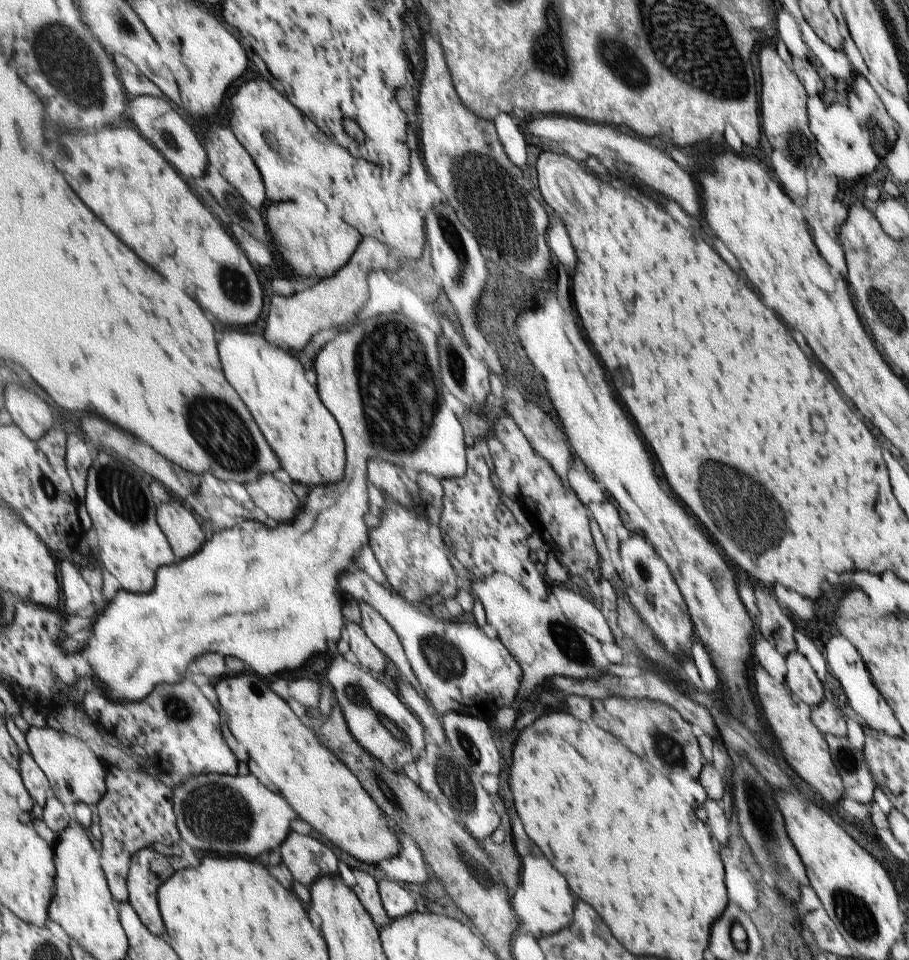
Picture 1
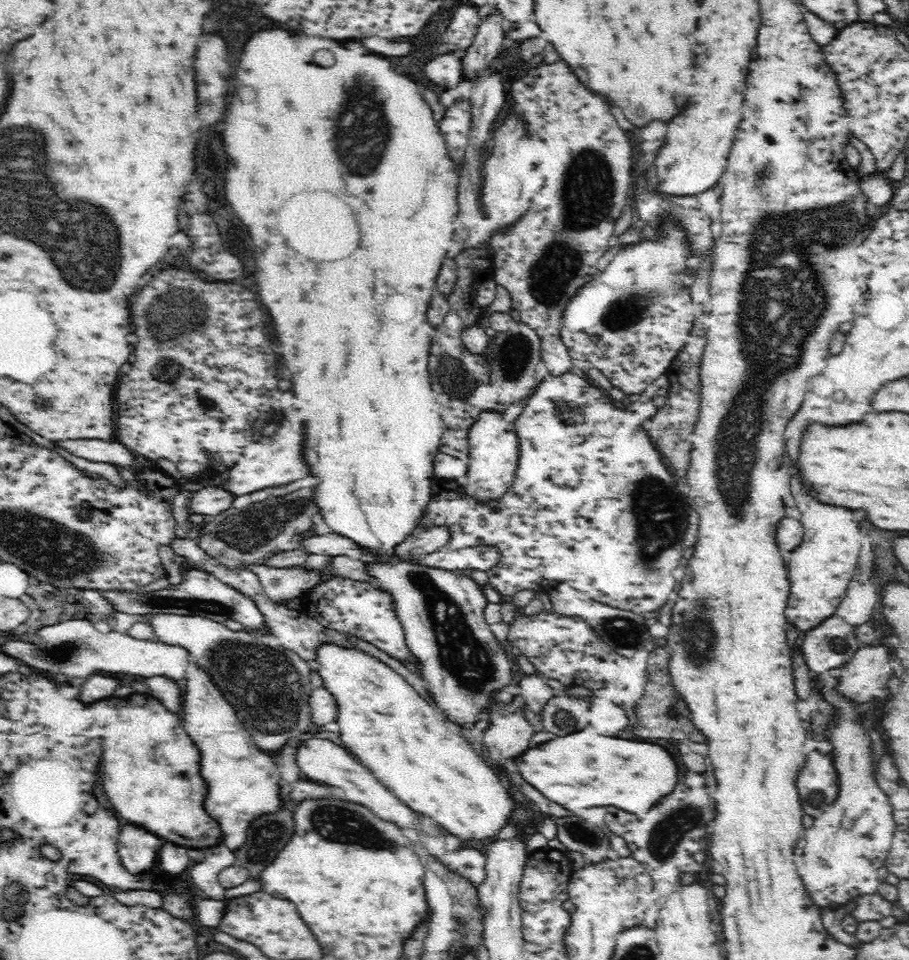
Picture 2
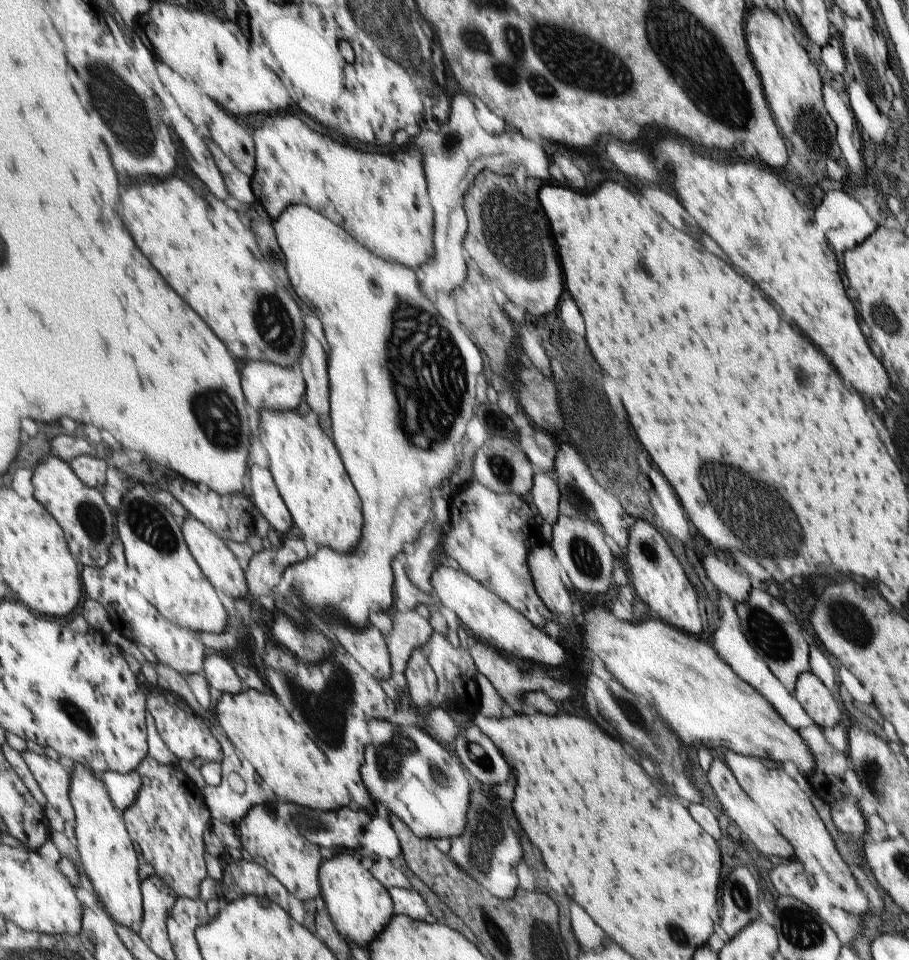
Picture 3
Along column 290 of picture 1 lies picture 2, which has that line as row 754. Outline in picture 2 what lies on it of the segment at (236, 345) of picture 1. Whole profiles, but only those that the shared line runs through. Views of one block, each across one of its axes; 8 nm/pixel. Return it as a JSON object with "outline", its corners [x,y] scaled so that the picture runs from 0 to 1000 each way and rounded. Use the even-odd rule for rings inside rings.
{"outline":[[[354,668],[349,671],[345,677],[345,690],[348,690],[348,702],[354,708],[354,715],[366,725],[371,741],[369,742],[369,752],[372,754],[372,767],[378,775],[378,779],[400,797],[415,811],[419,815],[436,831],[439,831],[447,840],[450,840],[459,847],[473,850],[477,856],[481,856],[495,869],[505,872],[510,878],[517,876],[531,877],[537,872],[542,872],[548,866],[553,864],[558,857],[558,850],[564,841],[561,828],[552,814],[549,813],[546,803],[541,802],[539,798],[535,798],[532,792],[526,788],[519,780],[513,768],[501,759],[497,759],[488,748],[484,747],[483,741],[479,740],[474,732],[460,722],[449,709],[446,708],[441,702],[438,702],[432,696],[429,696],[425,691],[418,689],[416,685],[408,683],[400,677],[394,675],[382,675],[367,669]]]}

